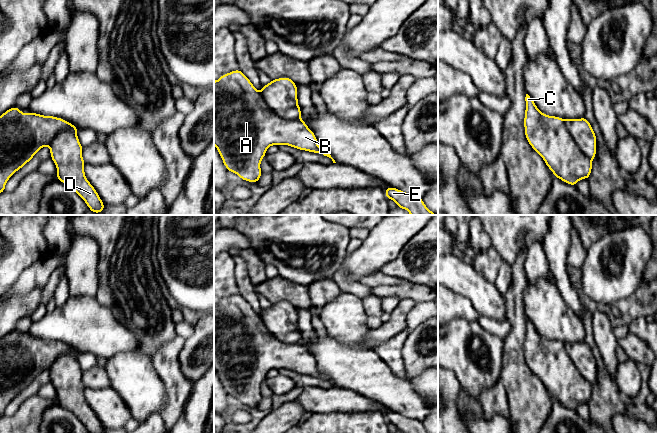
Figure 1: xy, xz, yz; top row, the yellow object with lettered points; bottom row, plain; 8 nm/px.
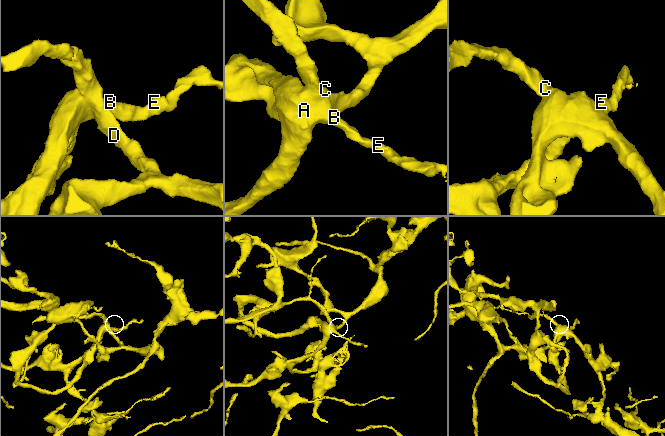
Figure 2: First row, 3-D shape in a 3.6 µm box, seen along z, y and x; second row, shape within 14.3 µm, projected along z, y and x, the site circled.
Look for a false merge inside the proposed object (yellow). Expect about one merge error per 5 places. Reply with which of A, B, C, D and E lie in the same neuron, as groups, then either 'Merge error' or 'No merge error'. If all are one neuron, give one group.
Groups: A B C D E. No merge error

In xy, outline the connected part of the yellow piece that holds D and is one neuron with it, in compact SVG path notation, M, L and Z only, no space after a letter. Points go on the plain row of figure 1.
M16 330L0 339L0 417L5 415L7 405L16 395L28 387L42 371L48 370L51 383L57 392L57 404L72 412L89 433L104 433L106 430L85 400L83 371L77 361L77 355L75 349L62 342L34 336L22 337Z

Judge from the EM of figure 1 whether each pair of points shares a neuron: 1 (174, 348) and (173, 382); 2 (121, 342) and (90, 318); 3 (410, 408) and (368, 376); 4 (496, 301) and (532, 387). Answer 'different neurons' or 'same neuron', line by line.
1: same neuron
2: same neuron
3: same neuron
4: different neurons

